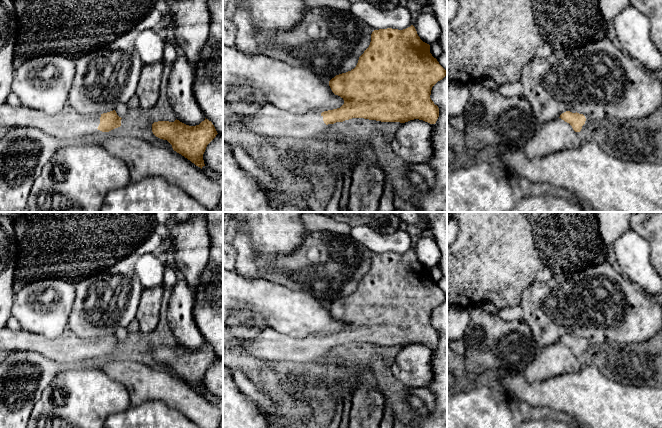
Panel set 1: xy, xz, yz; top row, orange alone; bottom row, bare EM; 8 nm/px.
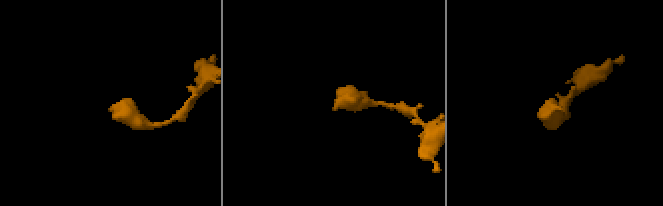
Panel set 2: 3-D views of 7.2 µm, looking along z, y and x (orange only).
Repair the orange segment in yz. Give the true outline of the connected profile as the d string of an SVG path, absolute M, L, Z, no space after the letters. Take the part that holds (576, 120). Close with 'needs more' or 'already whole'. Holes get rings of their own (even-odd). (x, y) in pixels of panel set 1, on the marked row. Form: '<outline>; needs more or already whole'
M566 111L562 113L559 118L569 123L577 134L580 134L590 122L588 116L574 111Z; needs more

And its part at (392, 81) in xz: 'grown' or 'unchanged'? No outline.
grown

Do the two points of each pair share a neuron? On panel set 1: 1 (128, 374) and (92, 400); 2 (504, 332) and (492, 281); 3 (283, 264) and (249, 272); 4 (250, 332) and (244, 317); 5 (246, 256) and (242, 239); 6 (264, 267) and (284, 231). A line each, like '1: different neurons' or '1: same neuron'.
1: different neurons
2: different neurons
3: different neurons
4: same neuron
5: same neuron
6: different neurons

